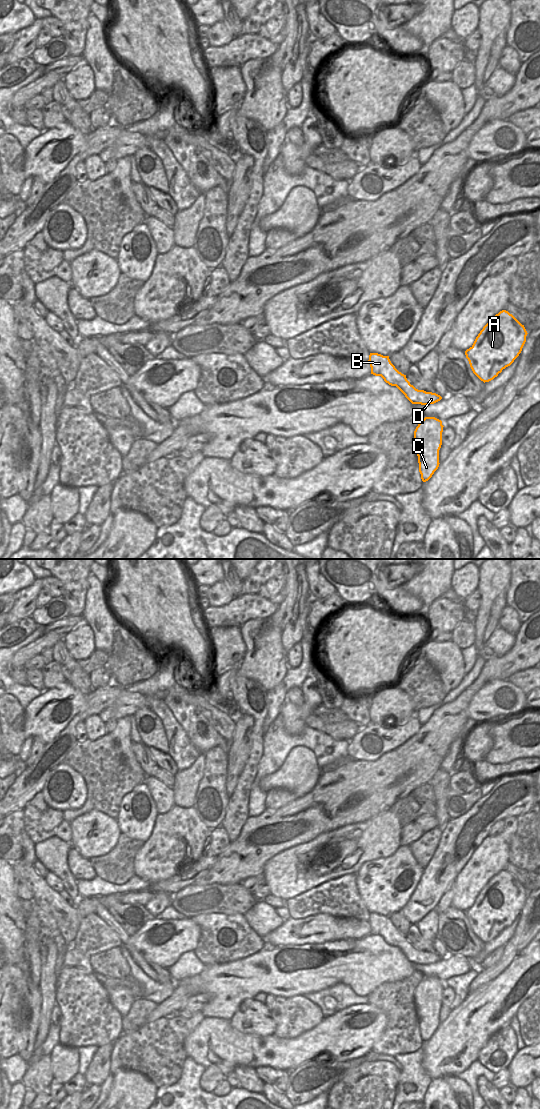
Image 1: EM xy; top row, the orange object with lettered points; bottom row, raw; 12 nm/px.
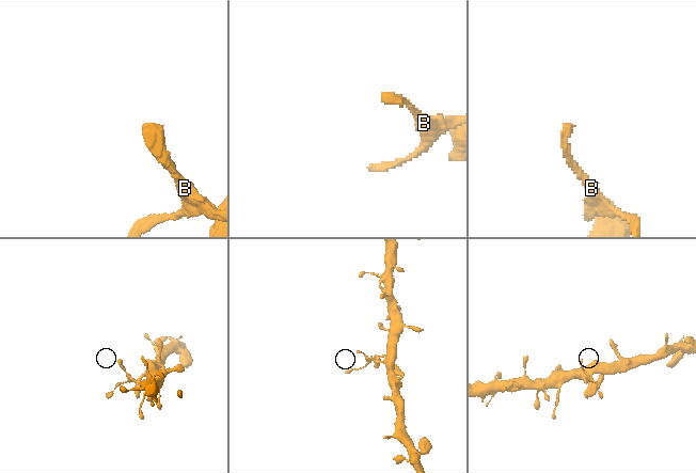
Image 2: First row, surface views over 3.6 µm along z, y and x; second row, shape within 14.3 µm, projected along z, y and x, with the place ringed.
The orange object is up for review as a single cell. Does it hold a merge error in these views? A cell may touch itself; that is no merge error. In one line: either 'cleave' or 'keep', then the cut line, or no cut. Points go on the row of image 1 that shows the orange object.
keep; no cut

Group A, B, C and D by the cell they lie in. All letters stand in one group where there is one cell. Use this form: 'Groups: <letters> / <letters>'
Groups: A B C D.

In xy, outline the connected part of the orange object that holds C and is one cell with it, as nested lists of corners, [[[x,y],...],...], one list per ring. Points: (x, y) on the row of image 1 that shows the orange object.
[[[425,417],[414,431],[414,445],[423,482],[428,481],[439,467],[443,427],[441,420]]]

